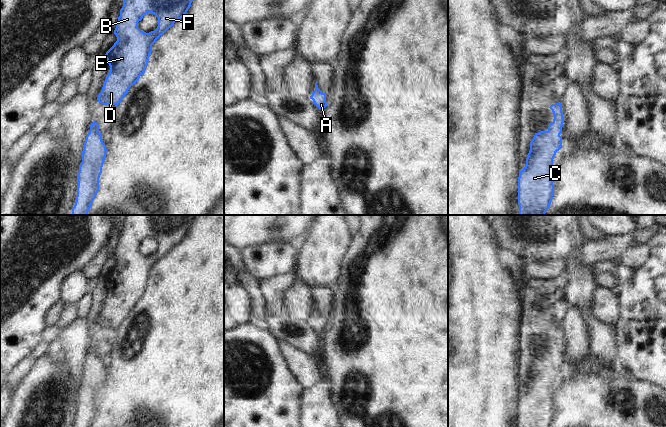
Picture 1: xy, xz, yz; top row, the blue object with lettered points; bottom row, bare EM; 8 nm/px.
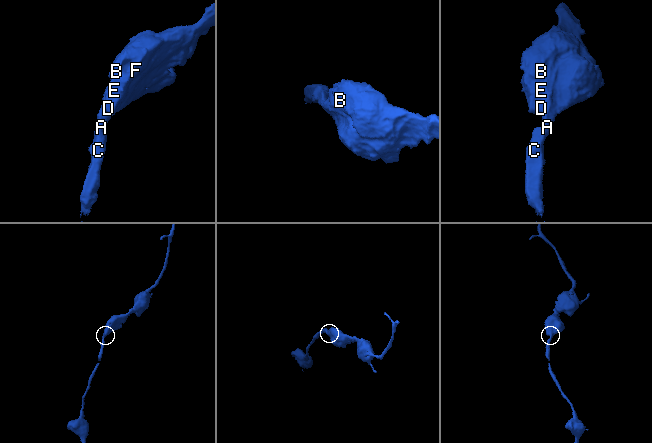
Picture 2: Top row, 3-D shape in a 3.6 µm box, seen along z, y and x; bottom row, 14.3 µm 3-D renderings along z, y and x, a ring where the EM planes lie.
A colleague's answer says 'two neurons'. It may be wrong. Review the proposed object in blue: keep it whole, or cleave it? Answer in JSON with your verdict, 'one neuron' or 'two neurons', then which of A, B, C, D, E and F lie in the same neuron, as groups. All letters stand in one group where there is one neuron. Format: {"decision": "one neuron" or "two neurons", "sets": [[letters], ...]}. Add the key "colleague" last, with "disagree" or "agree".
{"decision": "one neuron", "sets": [["A", "B", "C", "D", "E", "F"]], "colleague": "disagree"}

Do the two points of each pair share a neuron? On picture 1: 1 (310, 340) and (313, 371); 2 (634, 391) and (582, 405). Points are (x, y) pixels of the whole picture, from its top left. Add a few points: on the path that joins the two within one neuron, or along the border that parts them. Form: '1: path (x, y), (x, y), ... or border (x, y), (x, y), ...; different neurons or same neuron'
1: border (292, 343), (313, 355); different neurons
2: path (621, 389), (602, 405), (595, 405); same neuron

